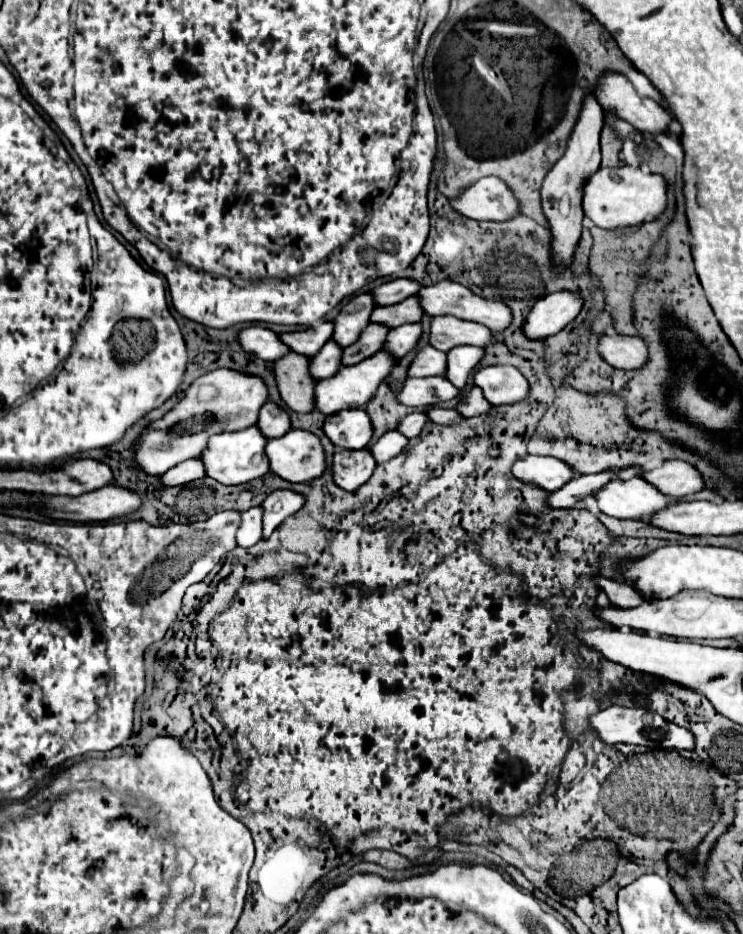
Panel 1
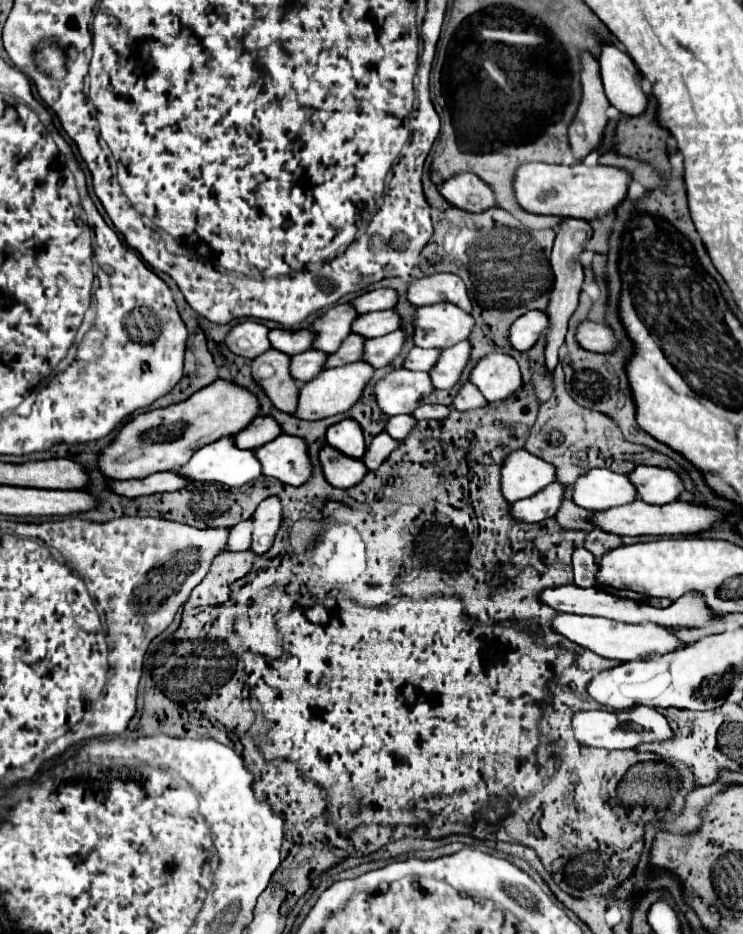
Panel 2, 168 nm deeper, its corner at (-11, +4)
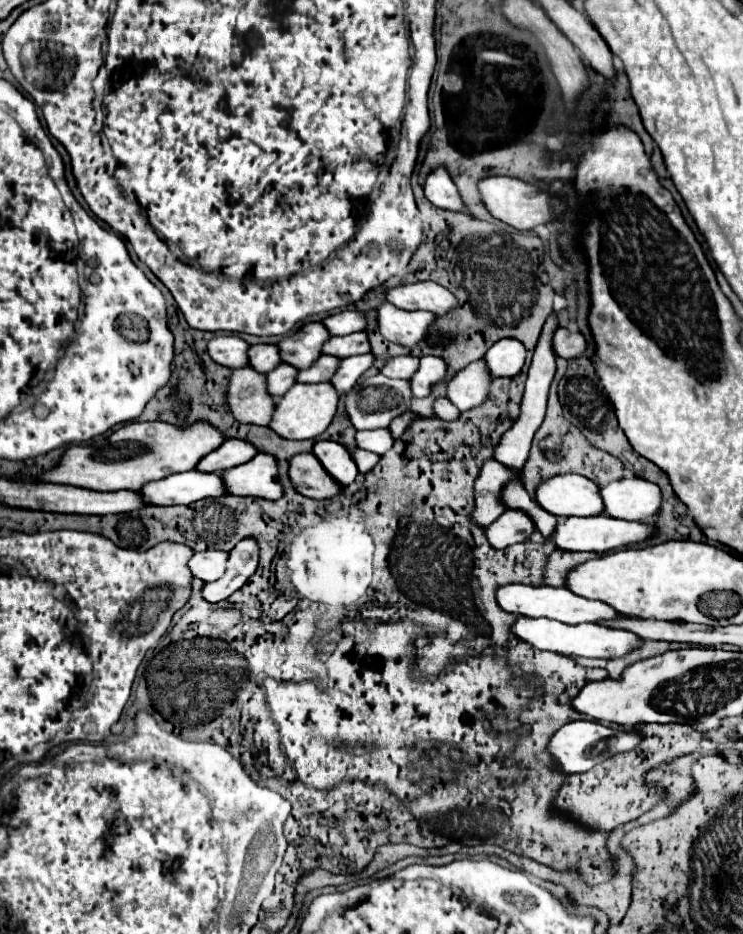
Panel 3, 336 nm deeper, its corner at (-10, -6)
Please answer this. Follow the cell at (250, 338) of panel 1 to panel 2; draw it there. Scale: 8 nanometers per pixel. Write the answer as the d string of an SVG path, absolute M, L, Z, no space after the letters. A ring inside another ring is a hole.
M254 321L238 323L228 331L224 343L234 355L254 359L260 353L270 349L268 327L264 327L262 323L254 323Z

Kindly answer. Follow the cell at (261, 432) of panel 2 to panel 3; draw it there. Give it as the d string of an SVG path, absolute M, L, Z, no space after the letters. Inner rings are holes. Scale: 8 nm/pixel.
M225 439L221 447L199 461L199 471L225 471L251 461L257 453L257 447L245 439Z

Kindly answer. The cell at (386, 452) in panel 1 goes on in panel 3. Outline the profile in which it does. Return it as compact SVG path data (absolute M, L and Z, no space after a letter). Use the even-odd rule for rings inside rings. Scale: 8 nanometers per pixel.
M355 449L353 451L353 459L355 459L355 465L359 469L359 473L369 473L381 459L381 455L375 455L371 451L363 451L363 449Z

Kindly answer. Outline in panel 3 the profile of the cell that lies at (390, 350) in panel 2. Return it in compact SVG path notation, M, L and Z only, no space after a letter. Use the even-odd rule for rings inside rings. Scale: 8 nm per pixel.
M365 353L359 357L347 357L341 361L339 371L335 373L335 379L331 379L335 383L335 387L339 387L339 393L347 393L361 375L367 373L367 369L375 363L375 355L373 353Z

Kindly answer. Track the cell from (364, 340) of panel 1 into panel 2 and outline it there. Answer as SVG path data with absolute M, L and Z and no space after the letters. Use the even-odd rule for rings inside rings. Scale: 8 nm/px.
M348 335L340 349L332 355L328 355L328 361L326 361L326 369L328 367L340 367L340 365L348 365L348 363L354 363L354 361L360 361L362 357L362 347L364 347L364 337L360 335Z

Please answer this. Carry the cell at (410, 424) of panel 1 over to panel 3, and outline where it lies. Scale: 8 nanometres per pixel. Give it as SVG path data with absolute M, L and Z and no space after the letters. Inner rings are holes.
M373 429L373 431L357 431L357 447L359 449L367 449L367 451L373 451L377 455L385 455L395 439L391 435L391 431L387 429Z

